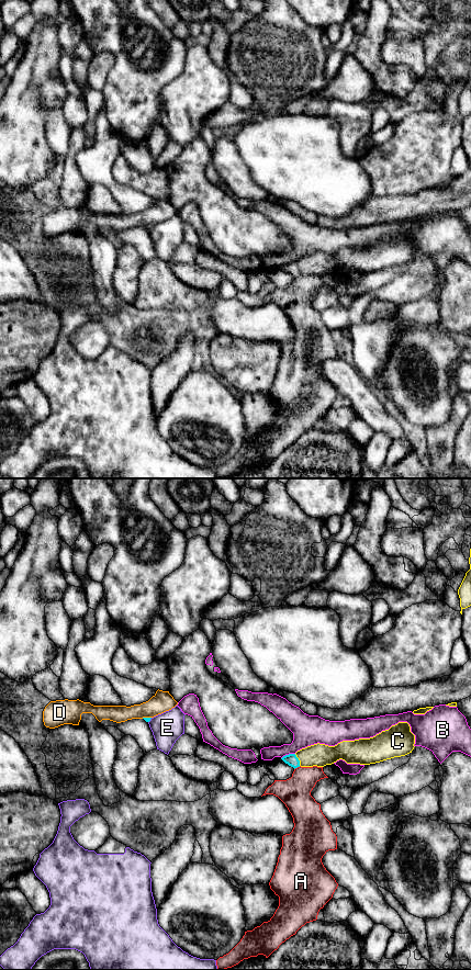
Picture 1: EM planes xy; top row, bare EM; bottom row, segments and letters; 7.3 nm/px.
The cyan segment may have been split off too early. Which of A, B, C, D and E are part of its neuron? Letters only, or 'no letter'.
C

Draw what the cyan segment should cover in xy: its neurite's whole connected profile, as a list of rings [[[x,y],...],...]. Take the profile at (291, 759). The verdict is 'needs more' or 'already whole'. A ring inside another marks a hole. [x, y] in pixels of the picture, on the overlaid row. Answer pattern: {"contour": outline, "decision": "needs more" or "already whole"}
{"contour": [[[399,722],[370,738],[343,741],[335,746],[314,744],[281,759],[293,767],[324,767],[339,759],[347,764],[370,765],[405,756],[414,749],[415,735],[407,722]]], "decision": "needs more"}

